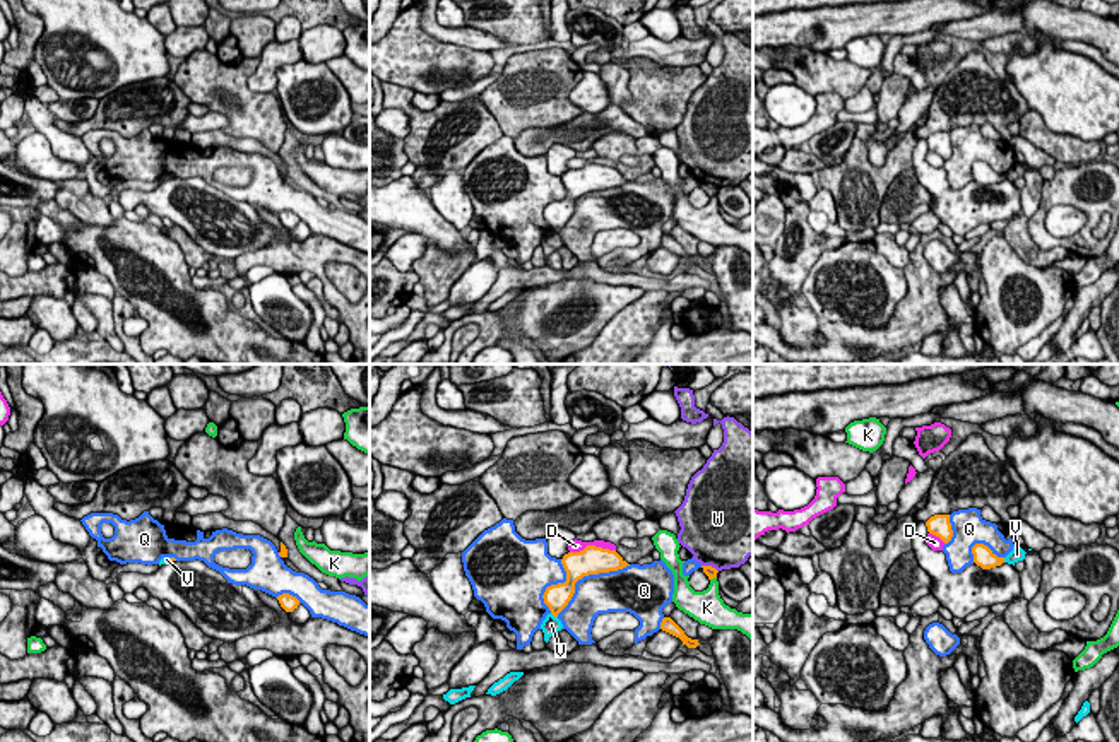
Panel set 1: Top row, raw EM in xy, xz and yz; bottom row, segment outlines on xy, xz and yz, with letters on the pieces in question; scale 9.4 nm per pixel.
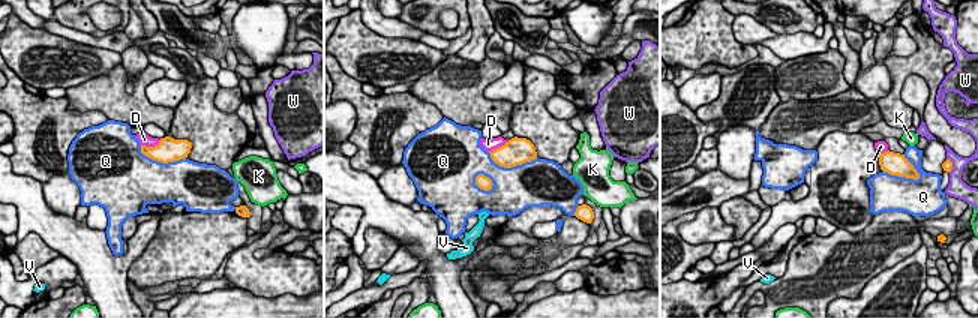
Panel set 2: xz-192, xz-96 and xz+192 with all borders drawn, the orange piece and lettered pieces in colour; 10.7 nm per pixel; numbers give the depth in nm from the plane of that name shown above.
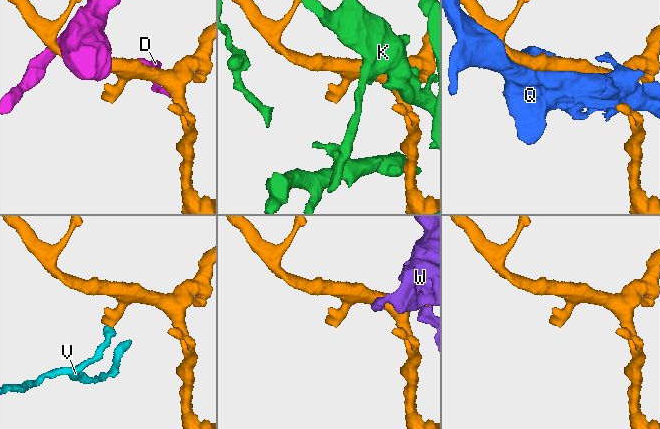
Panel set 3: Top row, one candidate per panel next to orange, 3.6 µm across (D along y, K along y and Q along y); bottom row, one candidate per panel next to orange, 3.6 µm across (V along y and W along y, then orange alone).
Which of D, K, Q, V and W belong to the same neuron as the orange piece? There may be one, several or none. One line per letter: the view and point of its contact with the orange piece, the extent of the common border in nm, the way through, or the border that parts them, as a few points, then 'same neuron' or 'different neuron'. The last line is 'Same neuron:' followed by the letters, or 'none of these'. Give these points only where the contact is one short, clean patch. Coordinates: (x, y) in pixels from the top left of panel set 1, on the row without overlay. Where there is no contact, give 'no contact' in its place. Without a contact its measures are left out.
D: meets orange in xz at (592, 163); contact 440 nm long; different neuron
K: meets orange in xz at (712, 195); contact 70 nm long; different neuron
Q: meets orange in xz at (586, 192); contact 850 nm long; different neuron
V: meets orange in xz at (555, 233); contact 80 nm long; border along xz (551, 229), (556, 235); different neuron
W: meets orange in xz at (710, 183); contact 170 nm long; different neuron
Same neuron: none of these

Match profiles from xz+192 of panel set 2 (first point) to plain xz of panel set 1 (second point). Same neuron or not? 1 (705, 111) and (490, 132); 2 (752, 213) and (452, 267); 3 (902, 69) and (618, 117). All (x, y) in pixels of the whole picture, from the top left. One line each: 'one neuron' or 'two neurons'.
1: one neuron
2: one neuron
3: two neurons

